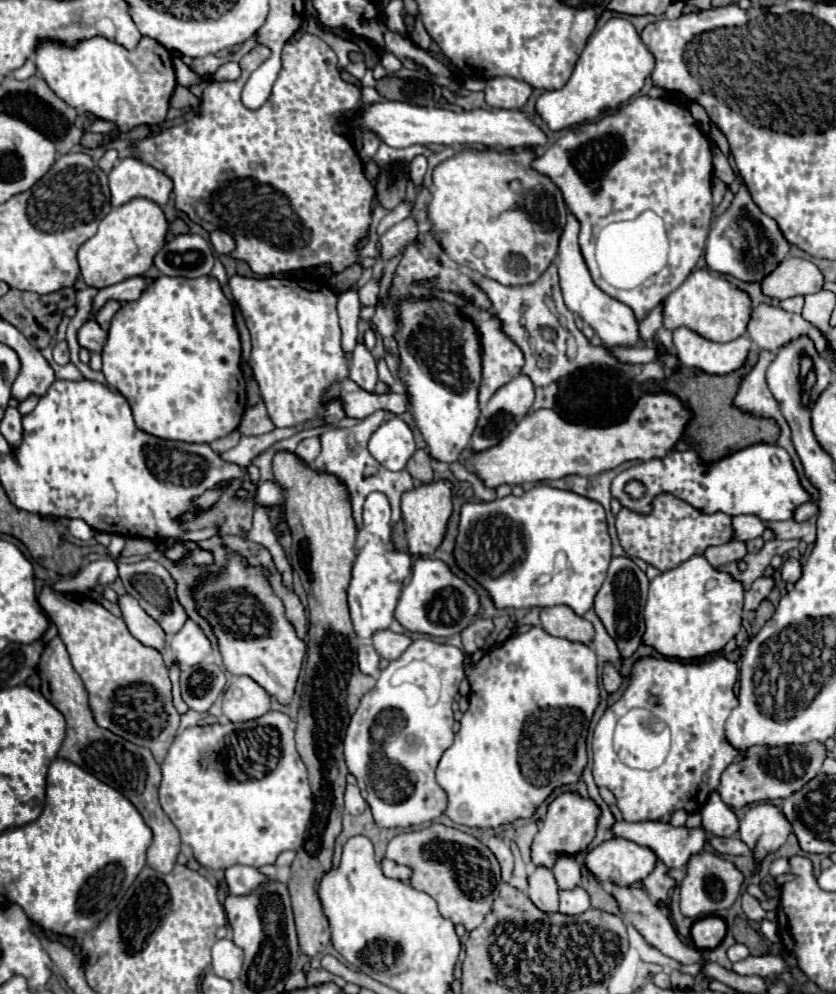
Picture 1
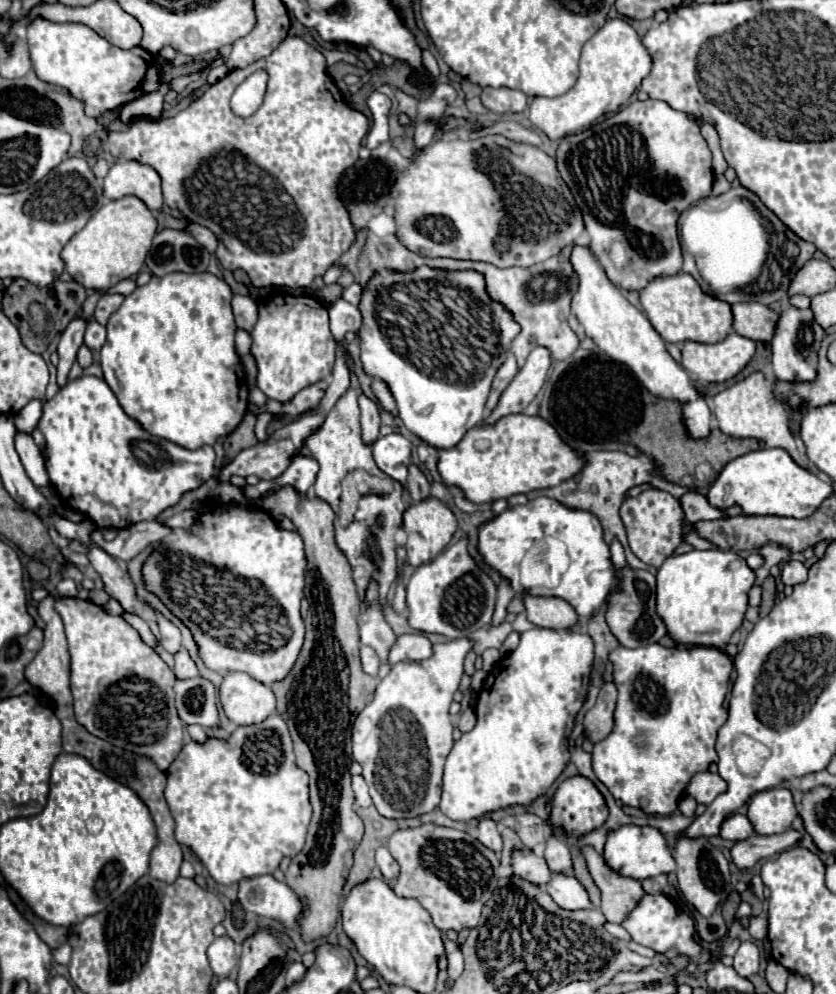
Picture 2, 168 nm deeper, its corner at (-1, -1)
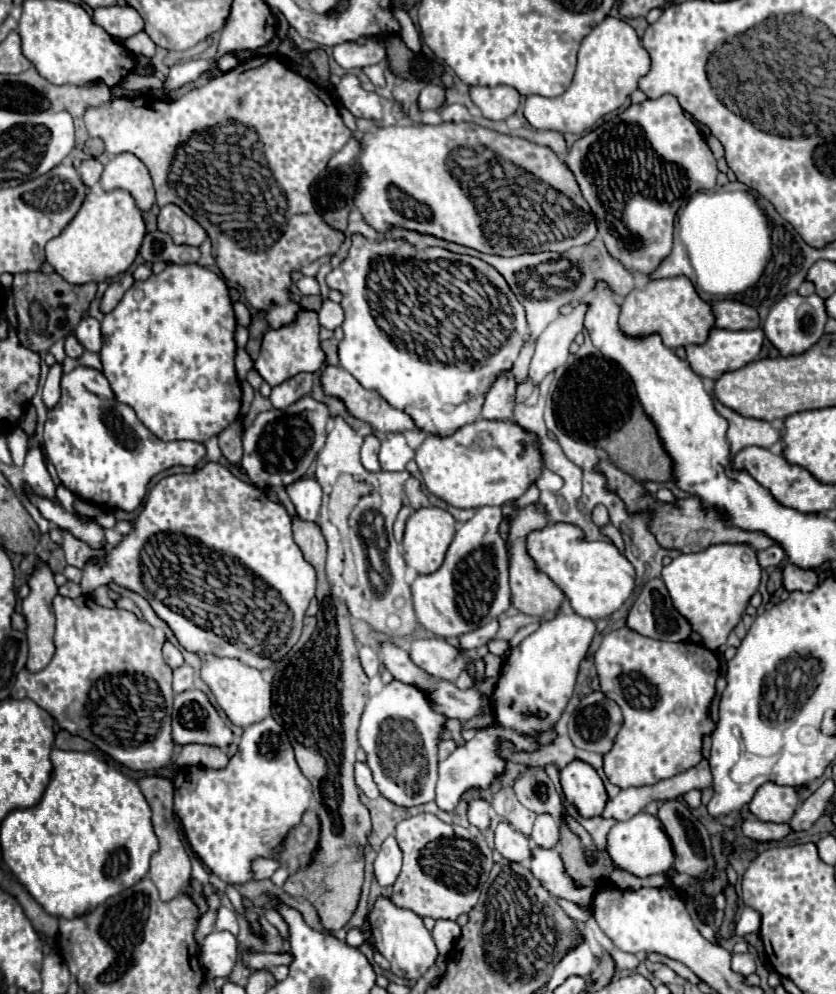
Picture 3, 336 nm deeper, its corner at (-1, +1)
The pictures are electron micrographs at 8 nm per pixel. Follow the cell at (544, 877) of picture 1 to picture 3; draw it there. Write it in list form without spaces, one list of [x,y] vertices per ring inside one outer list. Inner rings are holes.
[[[505,822],[497,824],[495,828],[495,850],[511,862],[523,862],[531,858],[529,838]]]

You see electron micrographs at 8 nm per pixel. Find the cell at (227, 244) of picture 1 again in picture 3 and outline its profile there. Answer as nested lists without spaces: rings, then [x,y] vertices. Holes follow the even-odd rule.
[[[175,204],[161,206],[157,216],[157,228],[165,234],[171,234],[175,244],[199,246],[207,238],[205,230]]]

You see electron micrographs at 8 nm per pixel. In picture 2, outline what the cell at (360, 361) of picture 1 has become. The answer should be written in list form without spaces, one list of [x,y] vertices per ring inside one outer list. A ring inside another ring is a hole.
[[[359,394],[359,408],[361,408],[361,428],[363,428],[363,440],[367,444],[373,444],[379,436],[379,406],[373,398]]]

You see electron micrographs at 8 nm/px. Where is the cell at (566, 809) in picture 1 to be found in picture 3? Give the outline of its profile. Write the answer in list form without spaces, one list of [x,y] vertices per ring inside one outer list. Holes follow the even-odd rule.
[[[573,760],[561,770],[561,788],[583,818],[599,816],[609,798],[595,768],[583,760]]]

